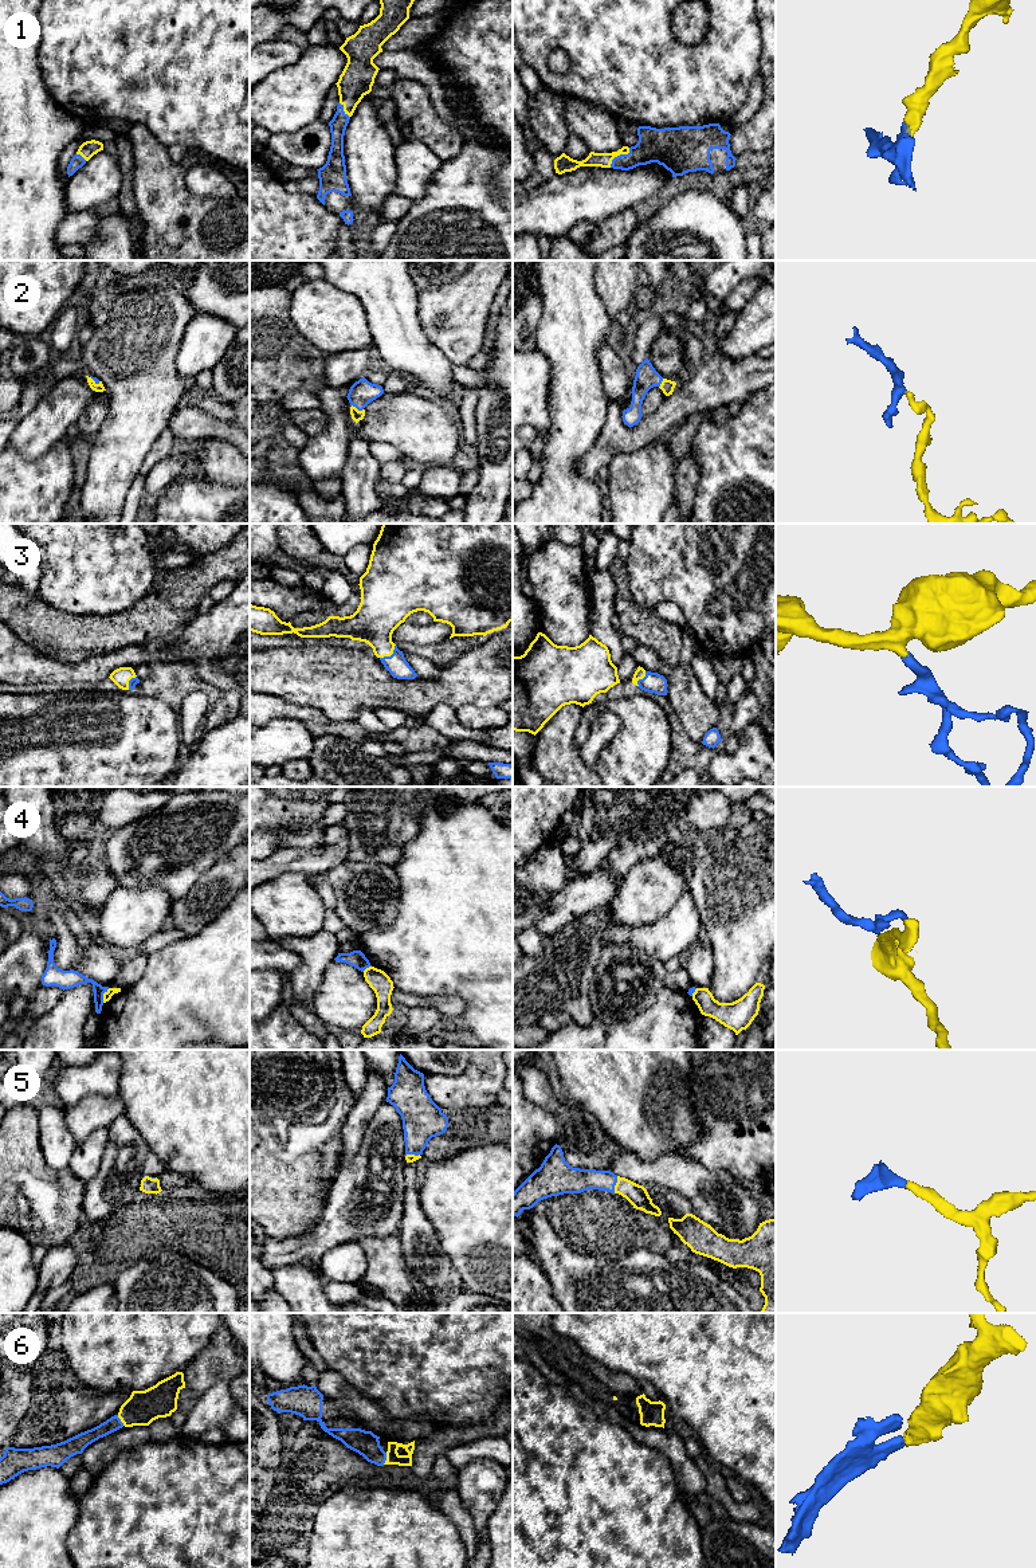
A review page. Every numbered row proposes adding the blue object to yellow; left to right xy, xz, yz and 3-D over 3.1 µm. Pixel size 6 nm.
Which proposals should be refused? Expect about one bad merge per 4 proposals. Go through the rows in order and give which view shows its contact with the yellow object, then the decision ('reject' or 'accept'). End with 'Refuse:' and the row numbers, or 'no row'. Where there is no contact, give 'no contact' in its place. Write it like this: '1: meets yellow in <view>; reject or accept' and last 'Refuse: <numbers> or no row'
1: meets yellow in yz; accept
2: meets yellow in xz; accept
3: meets yellow in xz; accept
4: meets yellow in xy; reject
5: meets yellow in yz; accept
6: meets yellow in xz; accept
Refuse: 4

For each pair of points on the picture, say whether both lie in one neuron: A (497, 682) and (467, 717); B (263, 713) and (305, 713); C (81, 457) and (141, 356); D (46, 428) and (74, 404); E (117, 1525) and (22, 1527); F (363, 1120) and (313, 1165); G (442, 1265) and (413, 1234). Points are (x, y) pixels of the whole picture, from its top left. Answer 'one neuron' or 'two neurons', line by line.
A: two neurons
B: one neuron
C: two neurons
D: one neuron
E: two neurons
F: two neurons
G: one neuron

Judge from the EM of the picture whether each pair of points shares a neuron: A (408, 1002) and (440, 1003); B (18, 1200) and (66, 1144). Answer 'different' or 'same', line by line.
A: same
B: different

